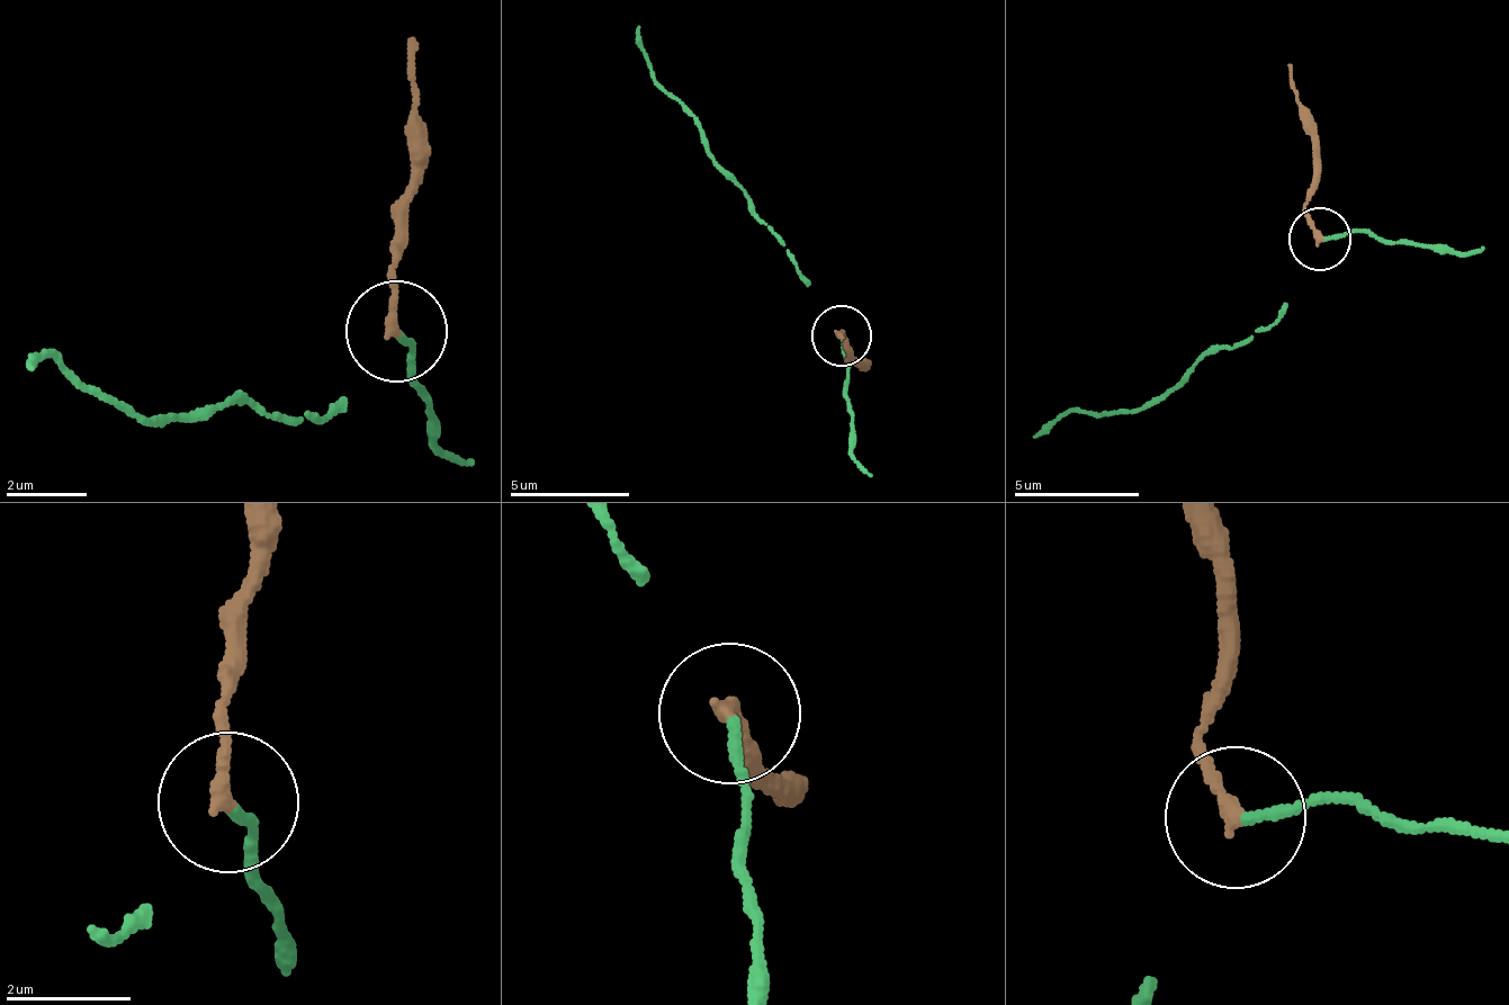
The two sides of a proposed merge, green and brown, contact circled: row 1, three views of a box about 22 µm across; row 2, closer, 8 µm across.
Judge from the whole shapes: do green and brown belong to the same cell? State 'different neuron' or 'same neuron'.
different neuron

